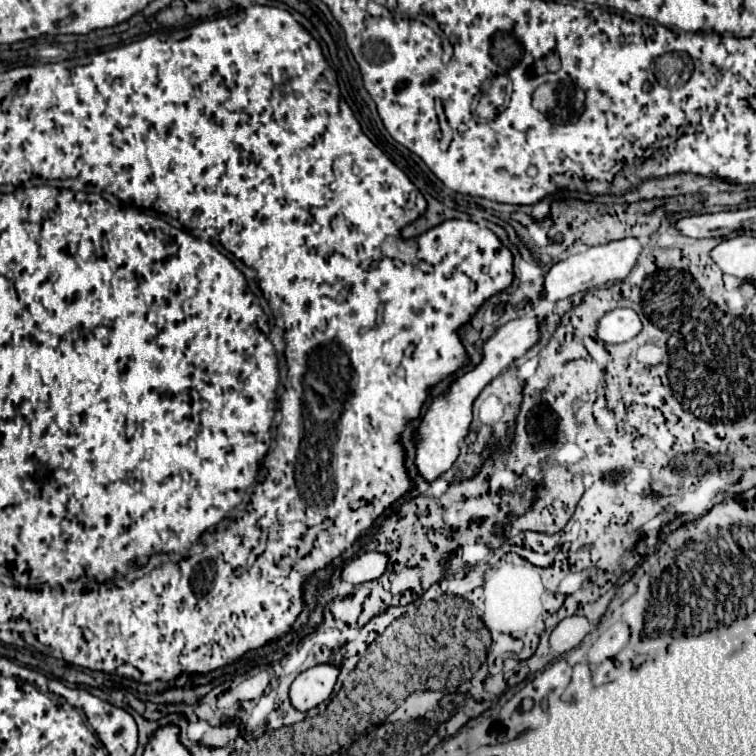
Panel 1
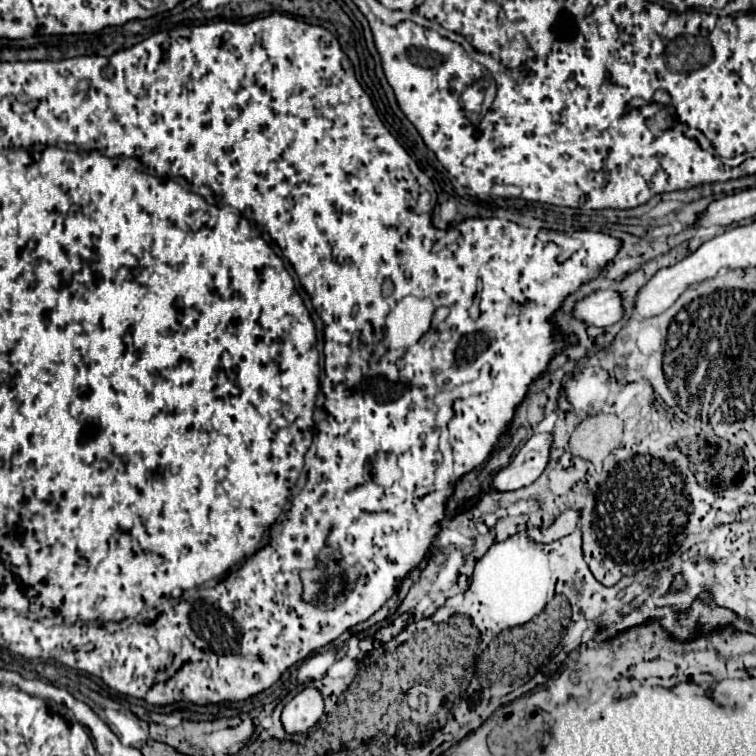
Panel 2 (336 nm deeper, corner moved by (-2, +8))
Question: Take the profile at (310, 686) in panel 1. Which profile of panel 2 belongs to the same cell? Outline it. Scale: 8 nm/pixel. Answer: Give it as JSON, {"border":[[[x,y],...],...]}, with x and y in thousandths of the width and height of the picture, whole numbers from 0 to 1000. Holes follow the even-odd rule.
{"border":[[[403,909],[374,935],[374,962],[380,970],[398,970],[411,964],[427,946],[427,922],[417,909]]]}

